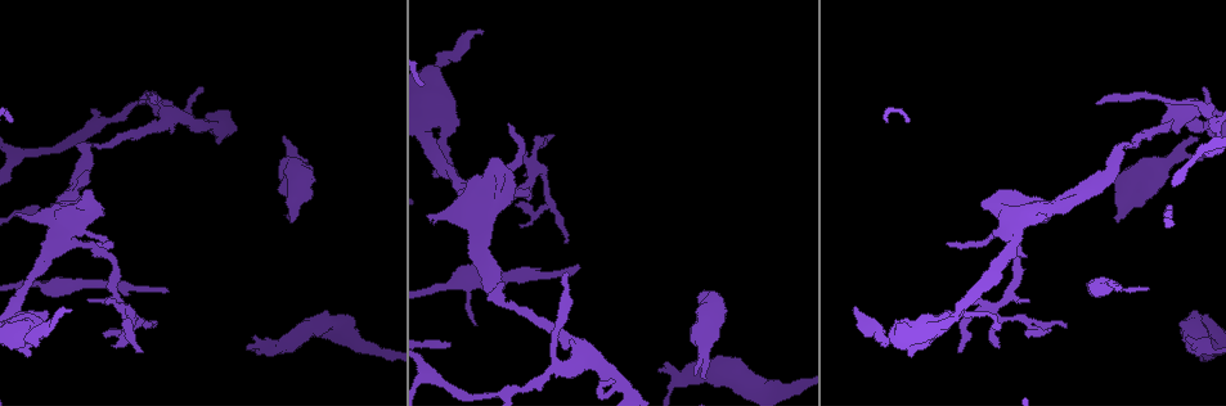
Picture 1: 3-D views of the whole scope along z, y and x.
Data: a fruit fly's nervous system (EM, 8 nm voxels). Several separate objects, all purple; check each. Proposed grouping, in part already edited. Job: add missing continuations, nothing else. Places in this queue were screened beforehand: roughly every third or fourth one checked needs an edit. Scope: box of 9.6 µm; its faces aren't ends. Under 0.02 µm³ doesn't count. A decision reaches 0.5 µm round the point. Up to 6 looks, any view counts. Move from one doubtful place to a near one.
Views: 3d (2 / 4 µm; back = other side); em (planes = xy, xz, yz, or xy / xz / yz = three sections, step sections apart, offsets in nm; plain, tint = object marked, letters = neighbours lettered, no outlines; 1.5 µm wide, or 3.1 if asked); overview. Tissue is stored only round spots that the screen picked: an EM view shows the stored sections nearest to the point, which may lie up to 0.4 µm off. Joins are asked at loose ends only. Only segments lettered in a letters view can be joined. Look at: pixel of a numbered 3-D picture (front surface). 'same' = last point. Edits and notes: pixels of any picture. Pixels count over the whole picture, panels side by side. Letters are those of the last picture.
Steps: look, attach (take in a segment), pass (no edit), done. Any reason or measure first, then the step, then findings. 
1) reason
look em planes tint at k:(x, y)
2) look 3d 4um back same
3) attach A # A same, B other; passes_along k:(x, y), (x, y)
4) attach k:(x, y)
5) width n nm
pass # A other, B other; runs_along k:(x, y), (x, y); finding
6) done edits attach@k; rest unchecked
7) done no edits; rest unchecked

free end
look 3d 4um at 1:(474, 323)

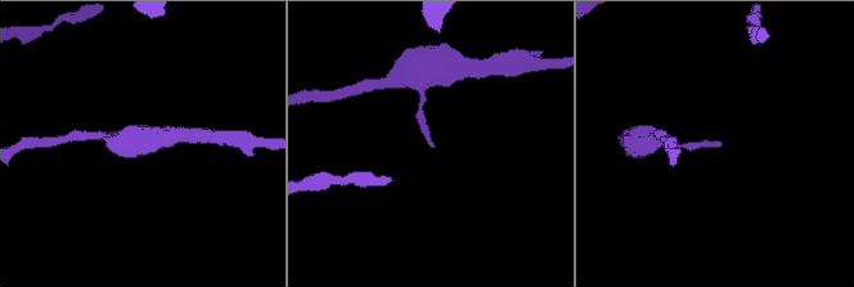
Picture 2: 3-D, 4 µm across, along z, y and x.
look em xz step 8 tint at 2:(435, 145)

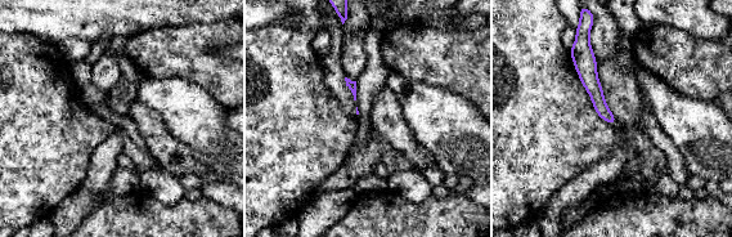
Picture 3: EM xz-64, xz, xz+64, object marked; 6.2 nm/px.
another direction
look em planes letters same

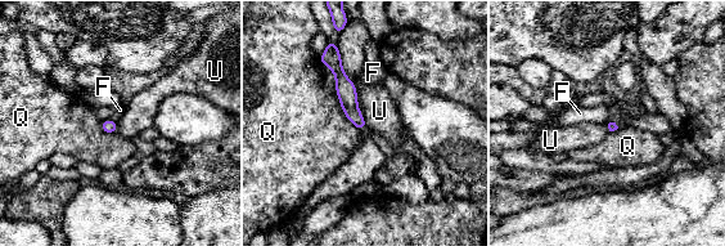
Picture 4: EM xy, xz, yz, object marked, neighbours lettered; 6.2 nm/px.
pass # F other, Q other, U other; runs_along 4:(325, 58), (338, 71), (360, 125); none of them fits

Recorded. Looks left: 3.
free end
look 3d 2um at 1:(428, 220)

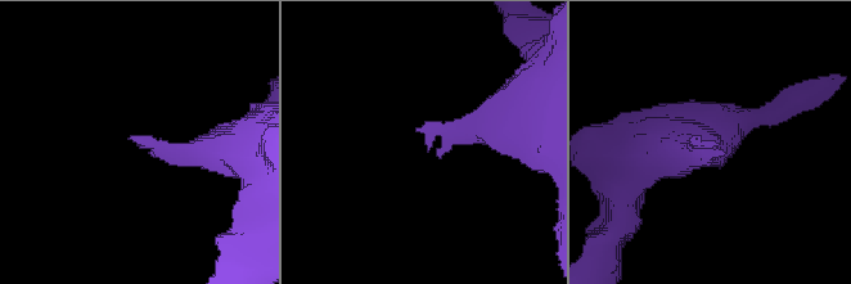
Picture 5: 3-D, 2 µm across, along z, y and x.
need the tissue
look em yz step 4 tint at 5:(132, 135)

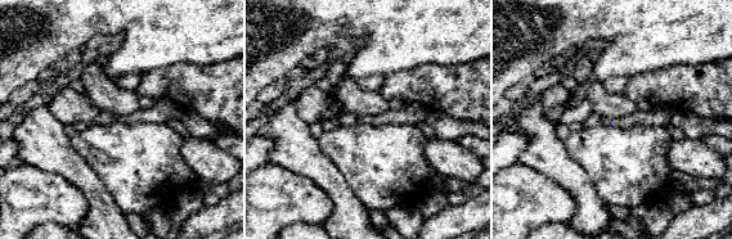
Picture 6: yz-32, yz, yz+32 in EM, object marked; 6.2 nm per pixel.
another direction
look em planes letters same

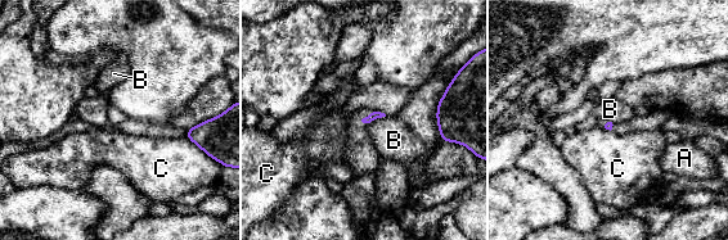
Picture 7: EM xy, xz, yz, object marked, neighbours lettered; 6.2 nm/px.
pass # A other, B other, C other; border 7:(386, 116), (372, 120), (368, 123); none of them fits

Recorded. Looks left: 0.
done no edits; rest unchecked

